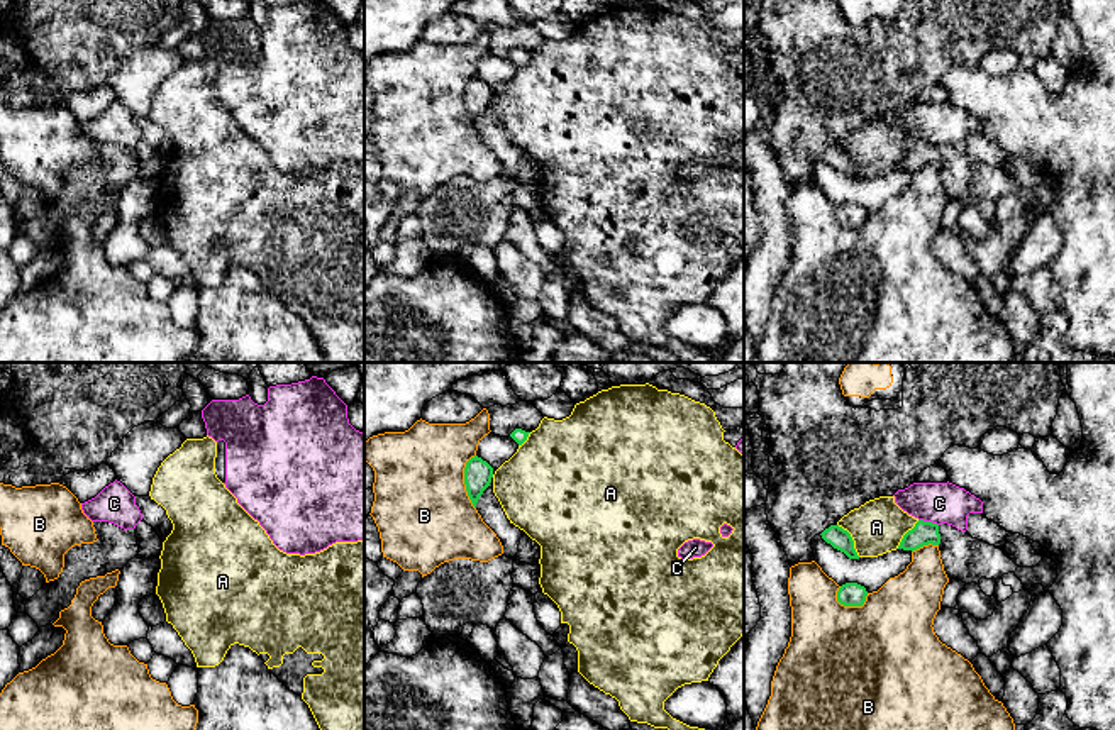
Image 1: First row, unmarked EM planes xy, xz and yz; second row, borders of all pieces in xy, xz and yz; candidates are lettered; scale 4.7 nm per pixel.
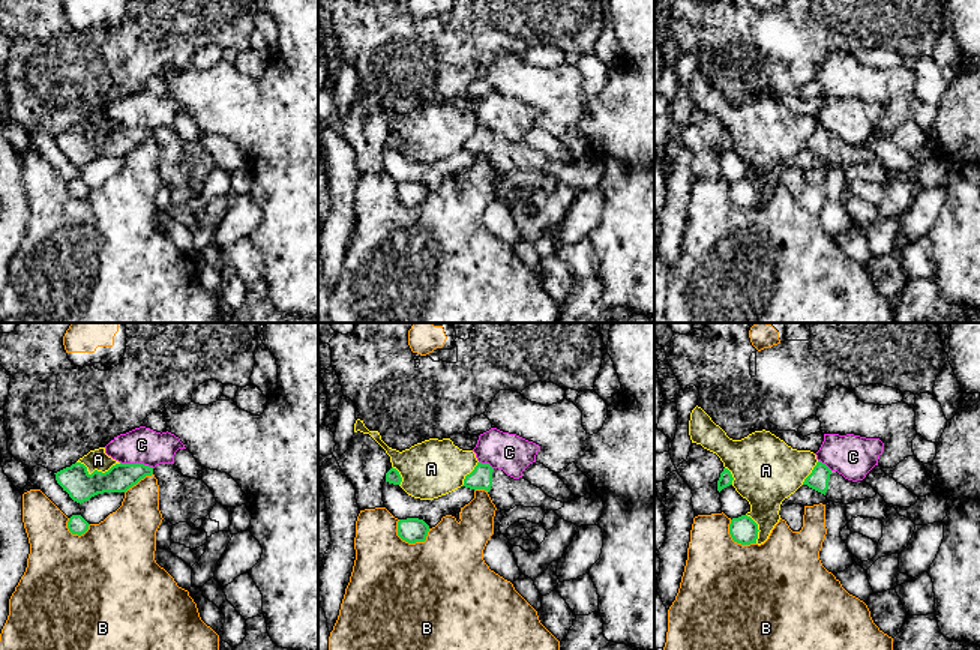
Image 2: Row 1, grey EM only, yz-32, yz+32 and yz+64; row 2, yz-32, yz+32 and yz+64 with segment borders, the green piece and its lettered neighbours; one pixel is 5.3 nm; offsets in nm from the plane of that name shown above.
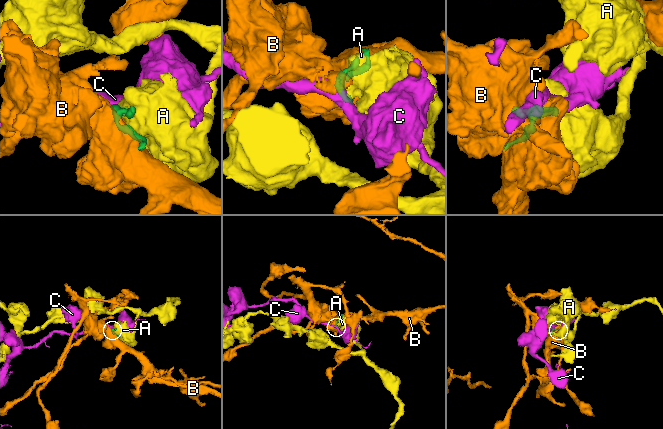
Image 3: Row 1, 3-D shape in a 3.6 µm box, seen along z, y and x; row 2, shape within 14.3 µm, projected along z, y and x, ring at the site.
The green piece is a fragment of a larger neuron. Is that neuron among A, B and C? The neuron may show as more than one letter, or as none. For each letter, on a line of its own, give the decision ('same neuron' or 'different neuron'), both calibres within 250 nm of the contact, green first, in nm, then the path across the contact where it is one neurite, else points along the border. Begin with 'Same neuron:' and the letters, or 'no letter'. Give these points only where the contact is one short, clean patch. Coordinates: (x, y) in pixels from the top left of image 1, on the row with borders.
Same neuron: no letter
A: different neuron | 100/260 nm
B: different neuron | 140/460 nm
C: different neuron | 110/190 nm | along yz (919, 519), (937, 525)

